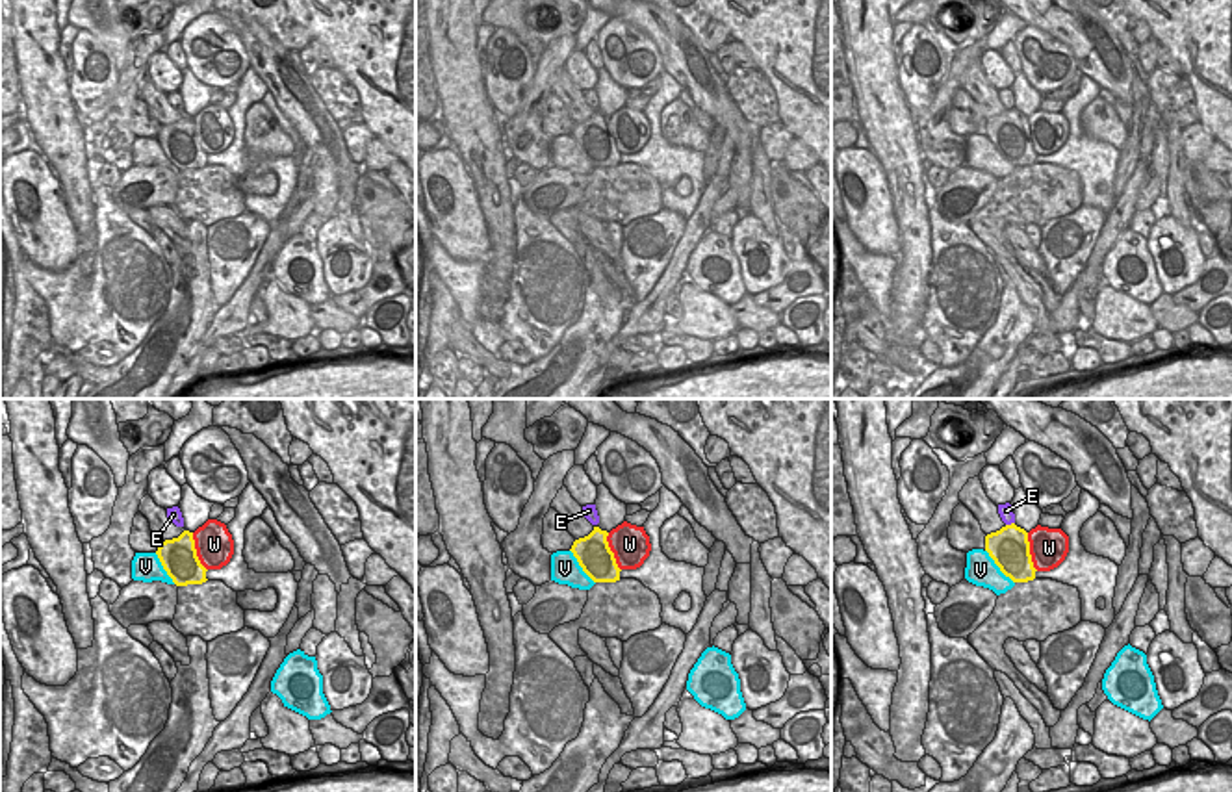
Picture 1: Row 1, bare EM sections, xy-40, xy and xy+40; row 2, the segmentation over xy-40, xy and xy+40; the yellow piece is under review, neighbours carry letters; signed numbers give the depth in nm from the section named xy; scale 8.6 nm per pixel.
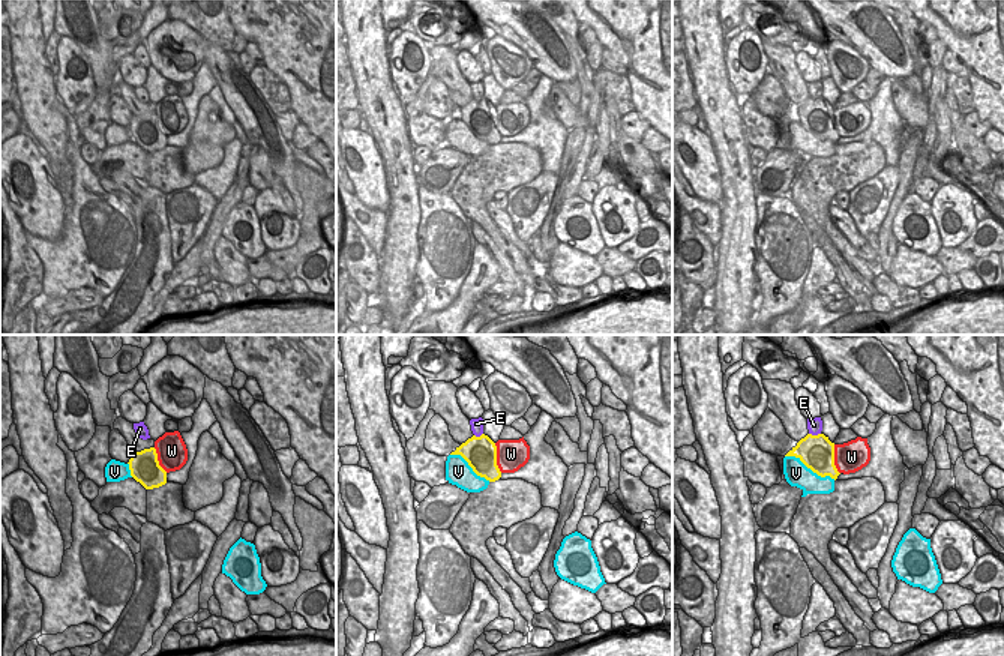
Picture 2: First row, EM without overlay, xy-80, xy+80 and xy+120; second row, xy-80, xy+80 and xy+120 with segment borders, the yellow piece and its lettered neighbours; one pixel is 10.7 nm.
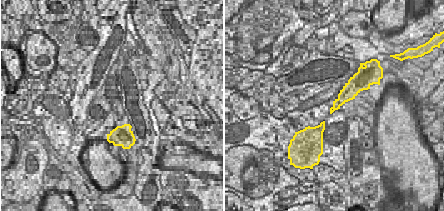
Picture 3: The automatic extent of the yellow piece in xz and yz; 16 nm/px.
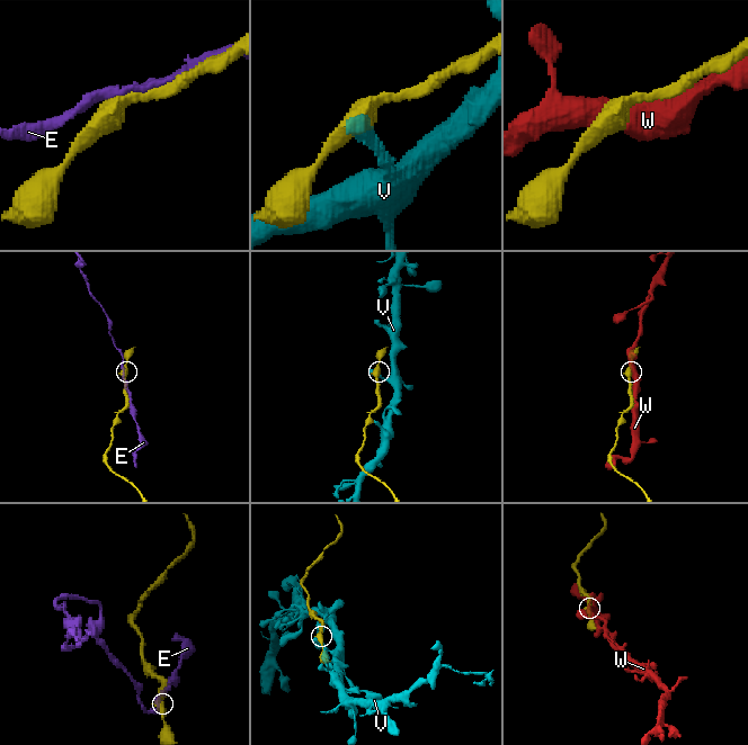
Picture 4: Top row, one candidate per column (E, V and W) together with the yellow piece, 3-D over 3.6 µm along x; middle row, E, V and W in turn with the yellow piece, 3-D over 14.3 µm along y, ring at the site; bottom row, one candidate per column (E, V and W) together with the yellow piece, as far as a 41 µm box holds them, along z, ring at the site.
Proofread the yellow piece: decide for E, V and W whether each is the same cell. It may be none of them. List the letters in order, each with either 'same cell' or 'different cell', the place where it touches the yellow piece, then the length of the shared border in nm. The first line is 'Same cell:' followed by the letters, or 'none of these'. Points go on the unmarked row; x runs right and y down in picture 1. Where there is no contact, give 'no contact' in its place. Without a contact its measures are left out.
Same cell: none of these
E: different cell | xy+40 (1012, 108) | 90 nm
V: different cell | xy+40 (997, 149) | 400 nm
W: different cell | xy+40 (1028, 136) | 360 nm

